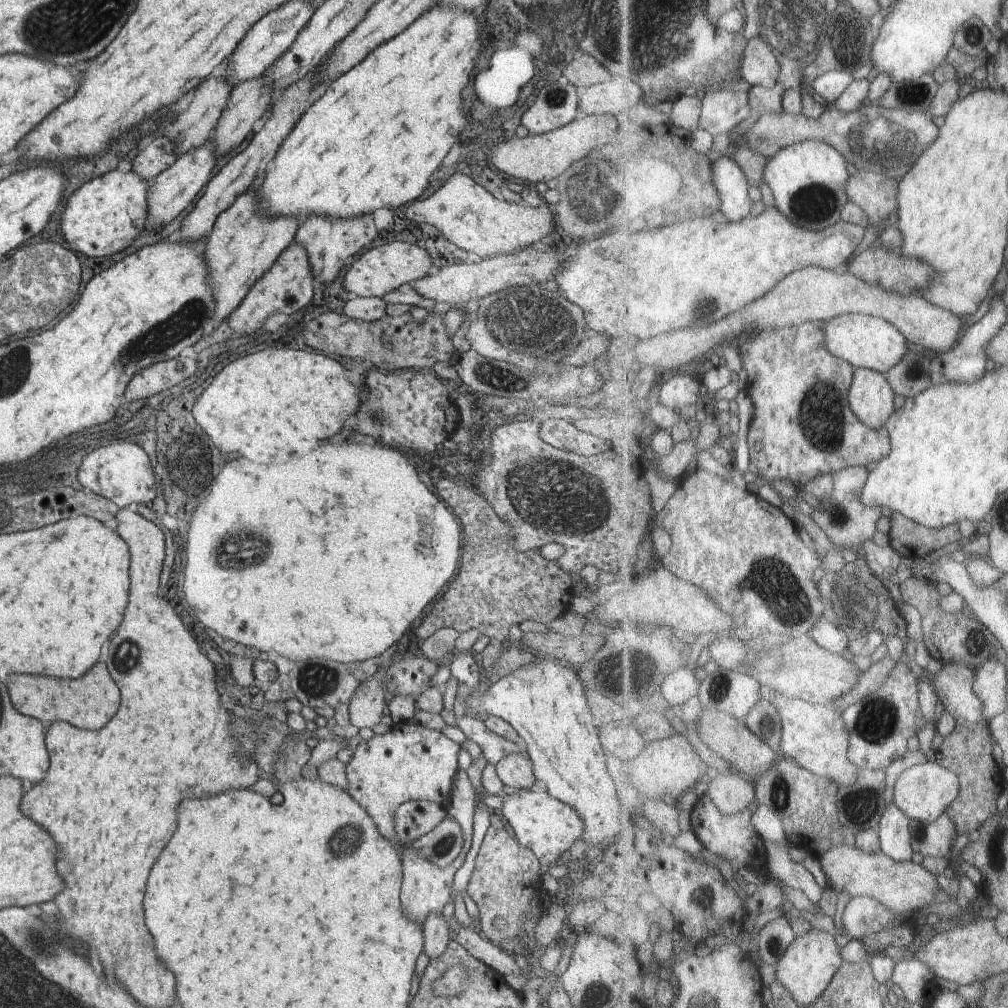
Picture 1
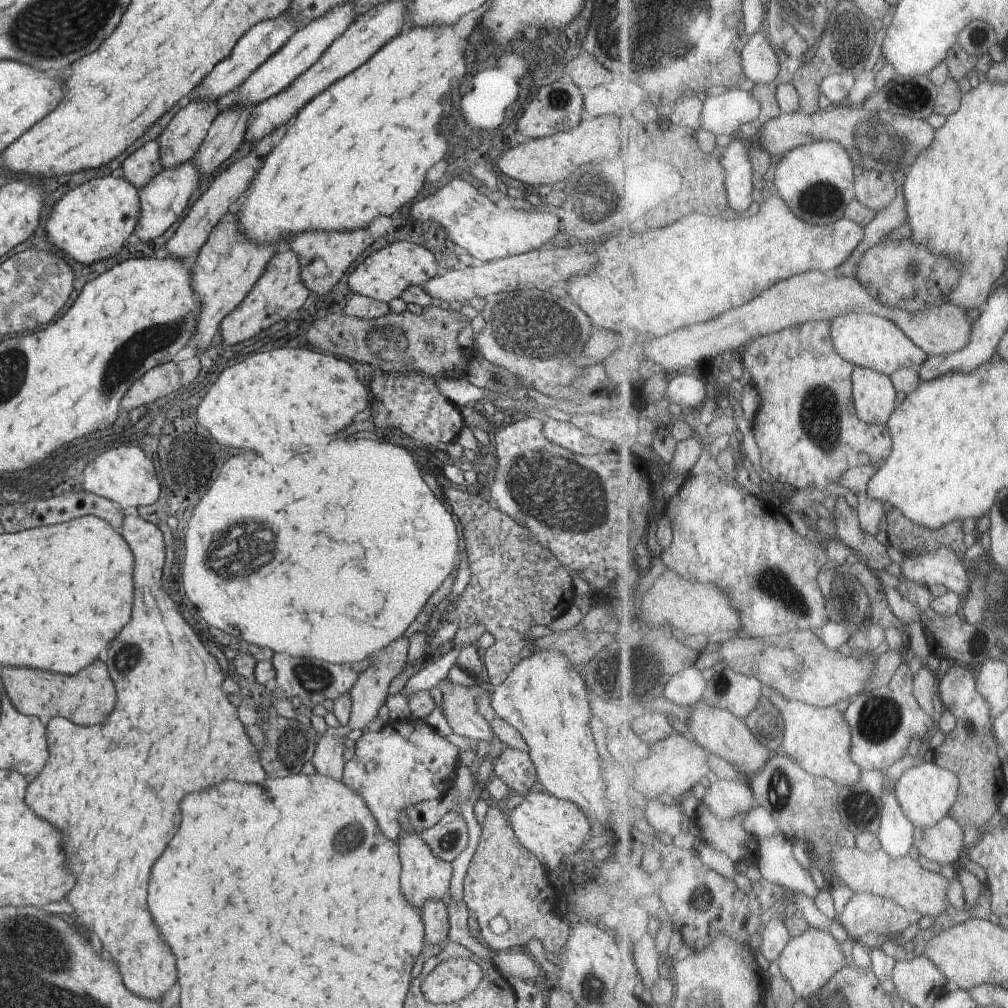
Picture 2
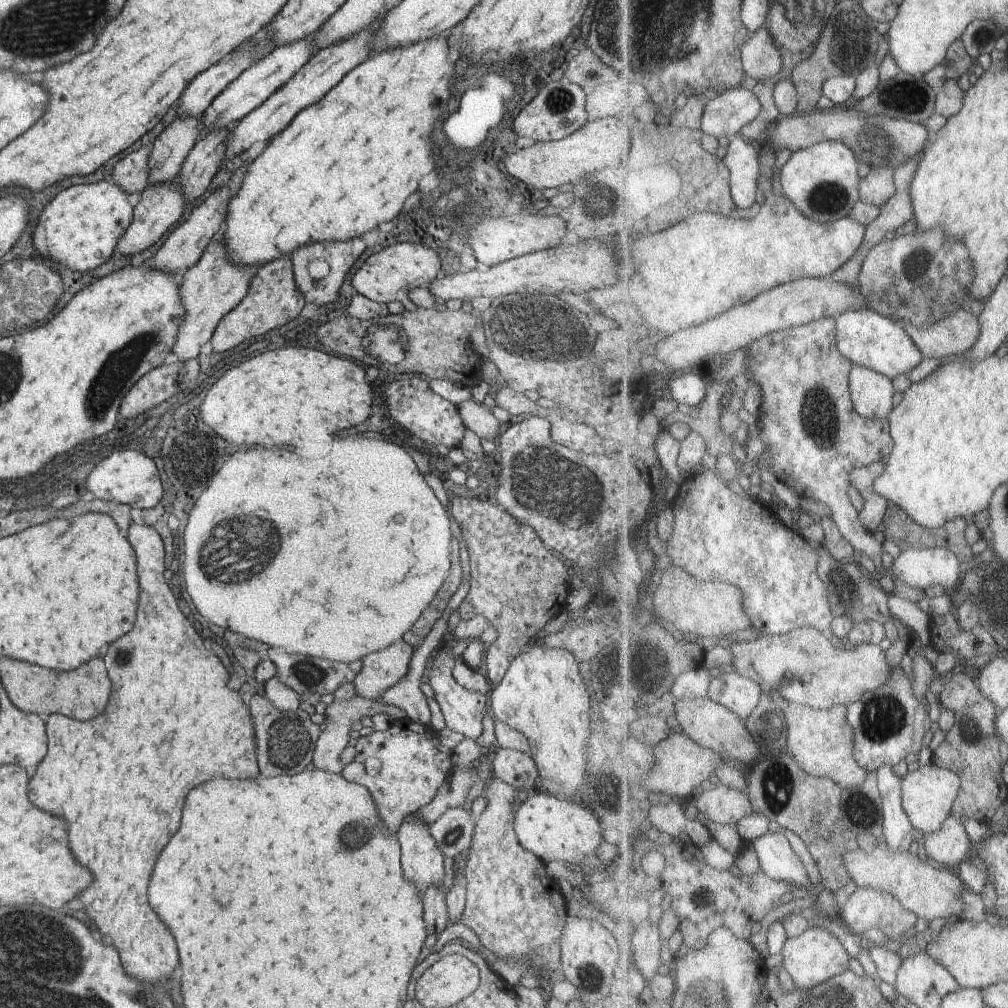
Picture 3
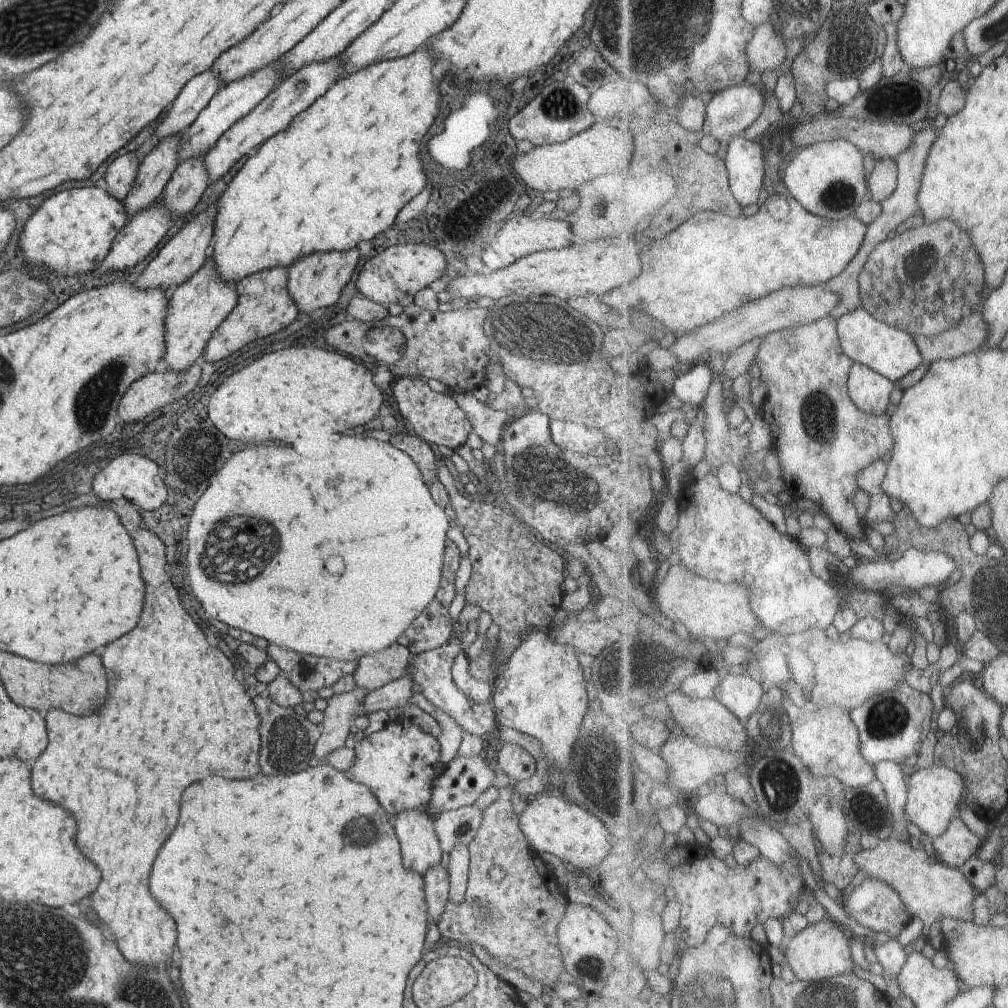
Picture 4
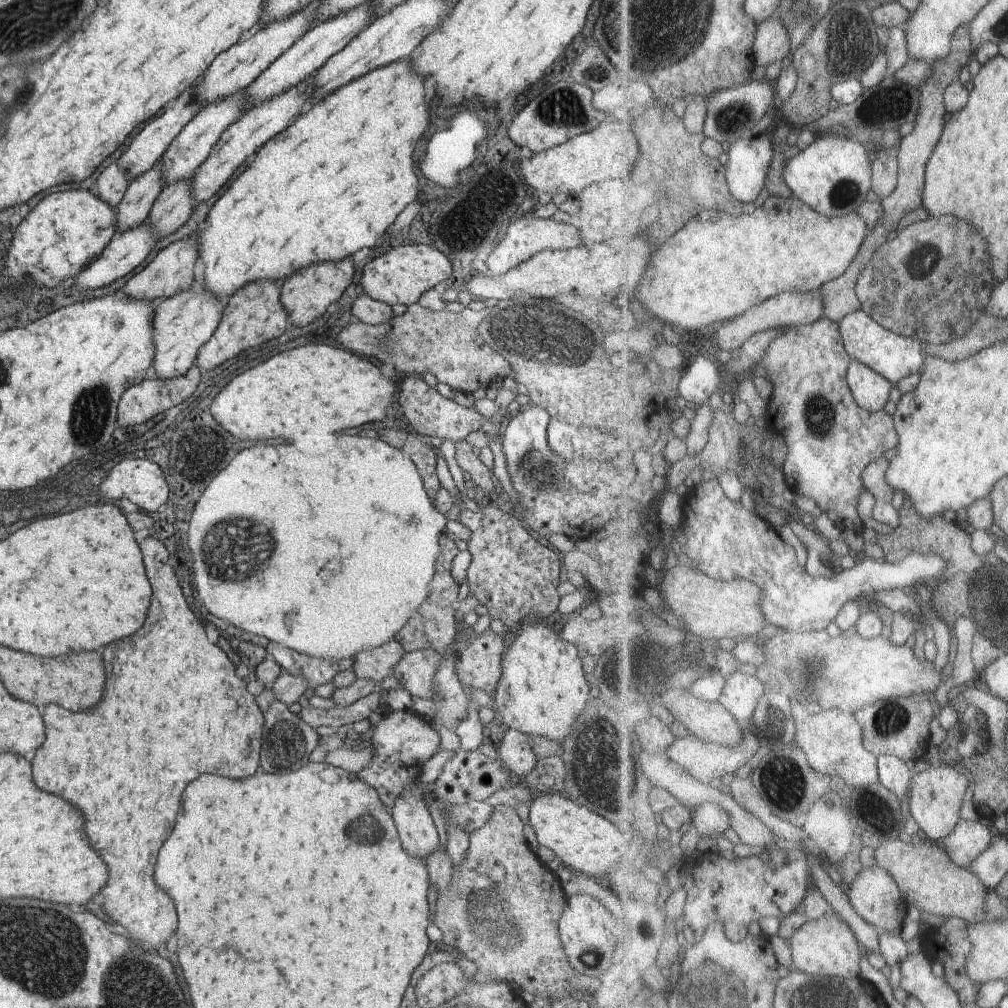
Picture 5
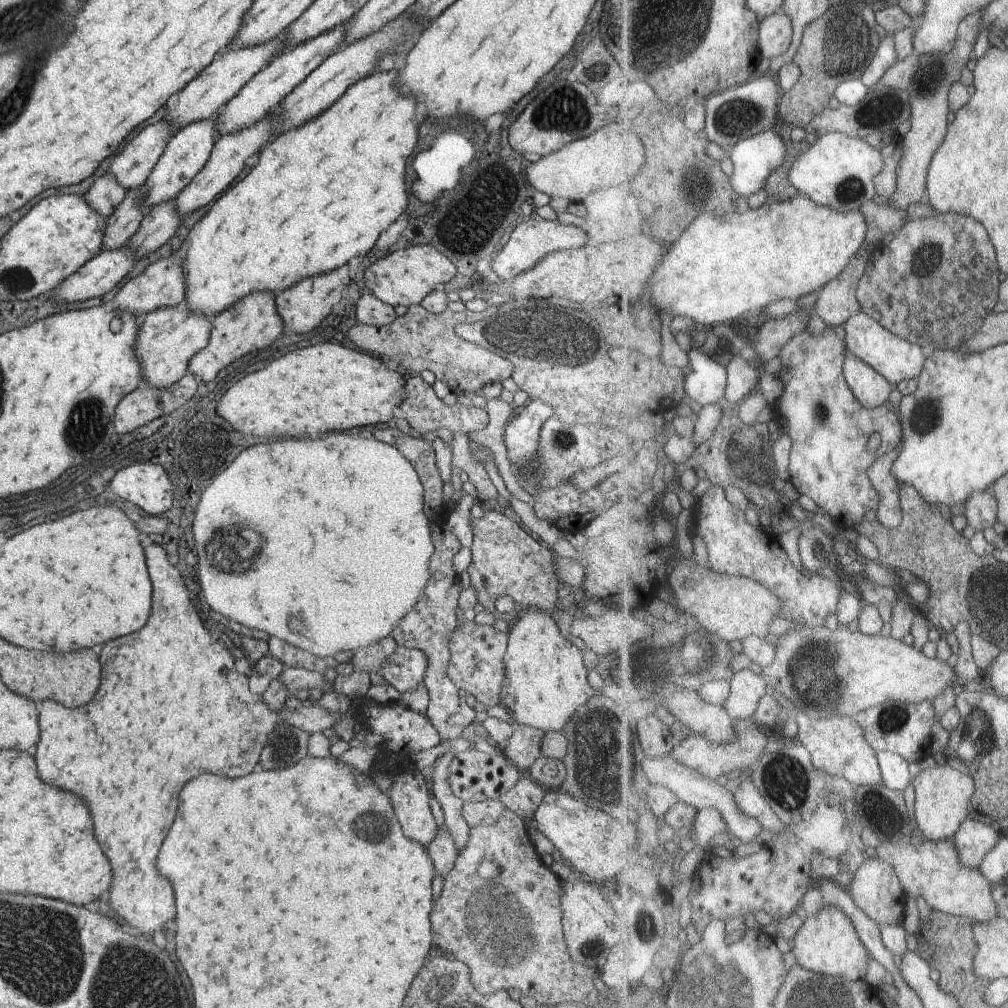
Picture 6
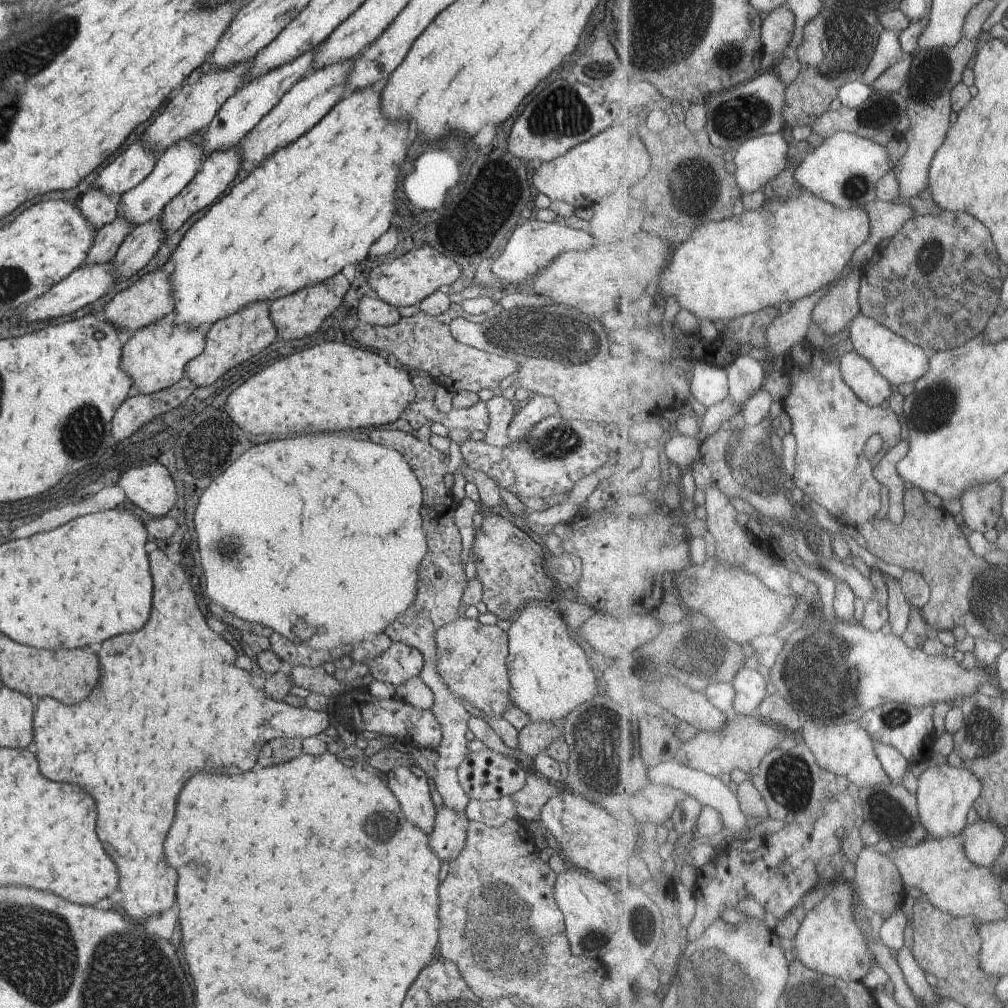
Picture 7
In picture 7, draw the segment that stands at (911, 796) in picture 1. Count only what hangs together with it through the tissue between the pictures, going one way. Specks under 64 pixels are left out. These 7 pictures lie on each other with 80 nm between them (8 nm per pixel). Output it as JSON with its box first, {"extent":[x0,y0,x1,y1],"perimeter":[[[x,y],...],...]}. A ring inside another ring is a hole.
{"extent":[918,764,983,839],"perimeter":[[[951,764],[928,766],[918,781],[919,812],[931,838],[941,839],[961,835],[971,823],[973,806],[983,794],[983,782],[971,770],[955,768]]]}

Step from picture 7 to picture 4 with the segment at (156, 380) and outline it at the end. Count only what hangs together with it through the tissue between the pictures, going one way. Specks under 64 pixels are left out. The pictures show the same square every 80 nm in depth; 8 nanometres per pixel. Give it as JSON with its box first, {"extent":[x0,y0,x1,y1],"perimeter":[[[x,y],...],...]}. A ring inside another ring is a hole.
{"extent":[162,246,235,373],"perimeter":[[[209,246],[207,258],[197,272],[194,272],[183,284],[176,286],[167,294],[166,311],[162,322],[164,332],[164,353],[162,354],[166,370],[181,373],[187,370],[202,355],[203,347],[217,325],[235,306],[235,282],[223,282],[215,273],[210,259]]]}

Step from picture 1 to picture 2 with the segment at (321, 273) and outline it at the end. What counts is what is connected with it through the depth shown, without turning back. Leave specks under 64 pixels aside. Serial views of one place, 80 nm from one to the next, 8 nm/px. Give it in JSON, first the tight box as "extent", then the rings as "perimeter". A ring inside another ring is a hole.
{"extent":[285,229,372,296],"perimeter":[[[359,229],[345,232],[324,233],[323,231],[307,231],[294,237],[286,243],[285,248],[291,249],[296,253],[299,263],[299,278],[305,285],[305,288],[315,296],[323,296],[327,294],[331,287],[339,282],[339,278],[349,272],[349,266],[353,264],[353,260],[372,243],[369,237],[368,229]],[[315,260],[323,260],[327,274],[325,276],[315,276],[315,272],[311,272],[315,268]],[[309,266],[309,272],[307,272]]]}

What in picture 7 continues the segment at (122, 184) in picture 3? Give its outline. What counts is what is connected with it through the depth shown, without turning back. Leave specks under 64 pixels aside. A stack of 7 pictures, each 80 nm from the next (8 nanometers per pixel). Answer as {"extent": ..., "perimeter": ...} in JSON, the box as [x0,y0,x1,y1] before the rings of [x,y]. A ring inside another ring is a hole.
{"extent":[75,189,119,230],"perimeter":[[[99,189],[87,190],[75,202],[77,210],[83,215],[94,230],[110,223],[116,217],[116,206],[119,195],[106,195]]]}

